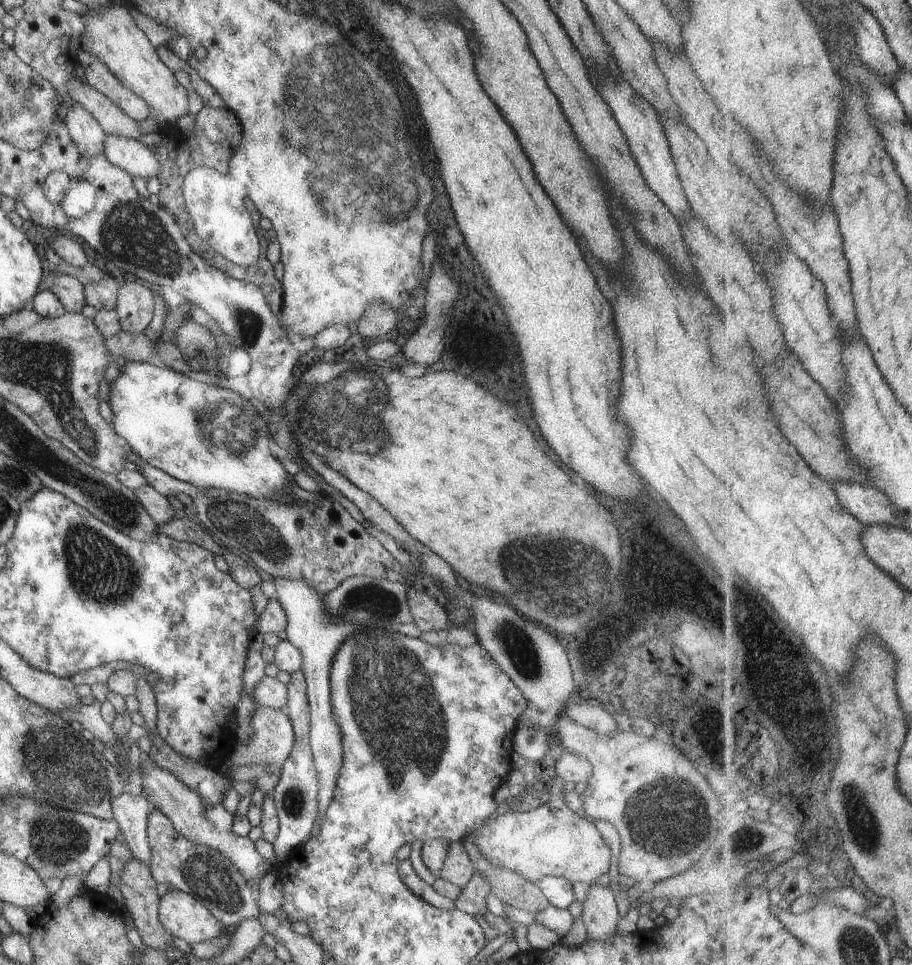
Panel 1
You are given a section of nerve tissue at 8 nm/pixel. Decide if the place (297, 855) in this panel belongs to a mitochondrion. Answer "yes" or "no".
no

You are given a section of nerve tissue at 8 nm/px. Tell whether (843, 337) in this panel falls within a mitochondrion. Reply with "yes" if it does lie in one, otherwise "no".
no

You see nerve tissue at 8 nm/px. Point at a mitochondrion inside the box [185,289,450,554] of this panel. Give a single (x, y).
(327, 422)

